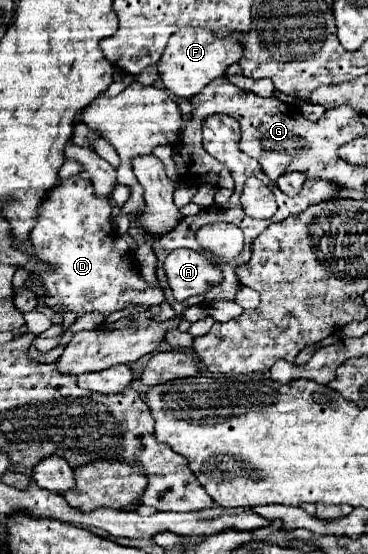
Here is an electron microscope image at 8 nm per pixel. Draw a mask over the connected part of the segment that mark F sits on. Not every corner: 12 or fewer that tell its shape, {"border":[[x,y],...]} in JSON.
{"border":[[178,30],[158,62],[164,88],[192,98],[238,62],[242,46]]}

